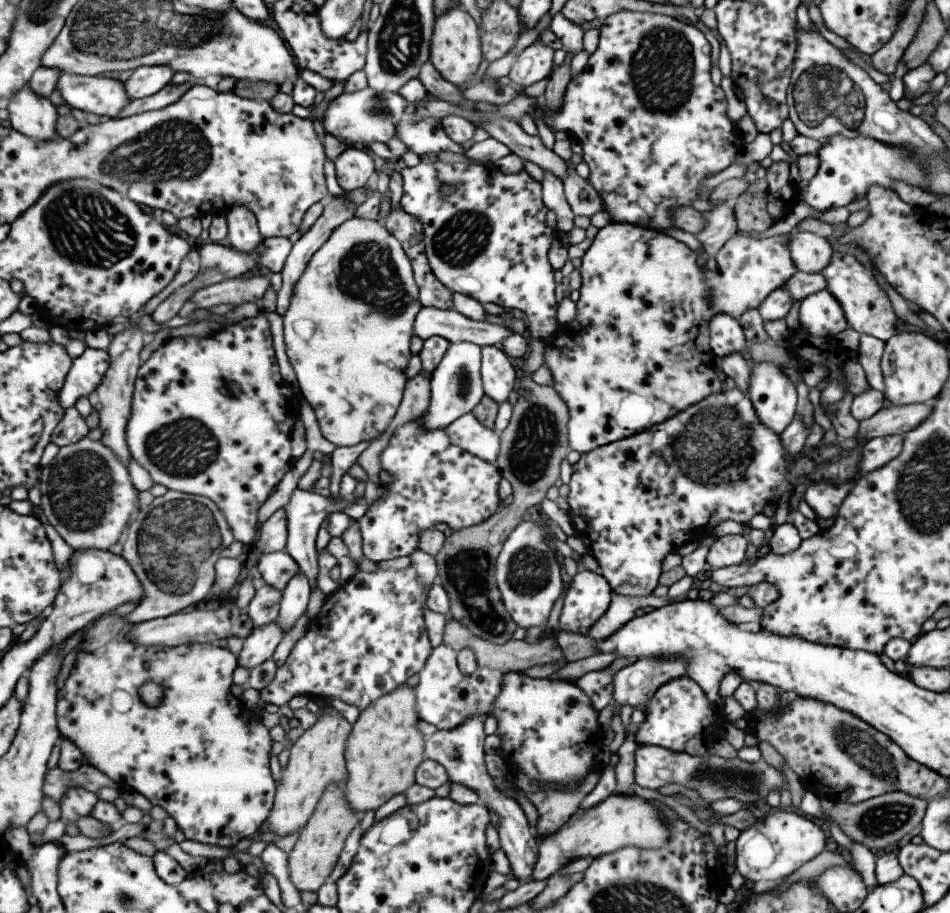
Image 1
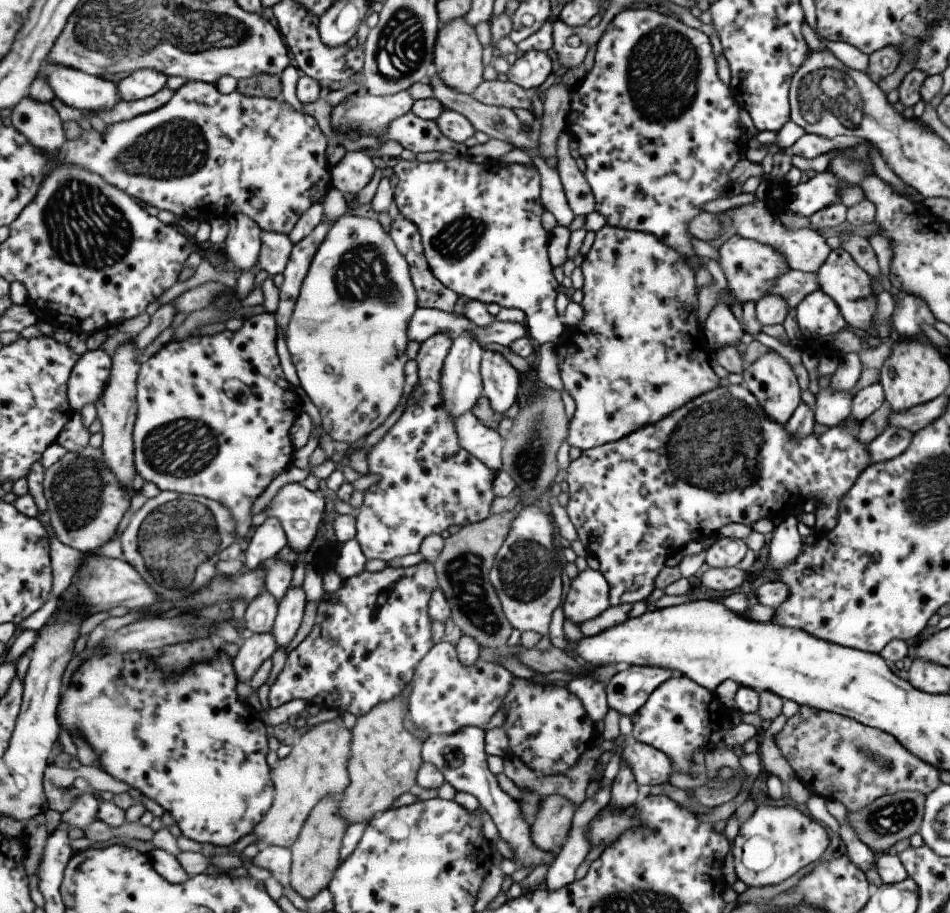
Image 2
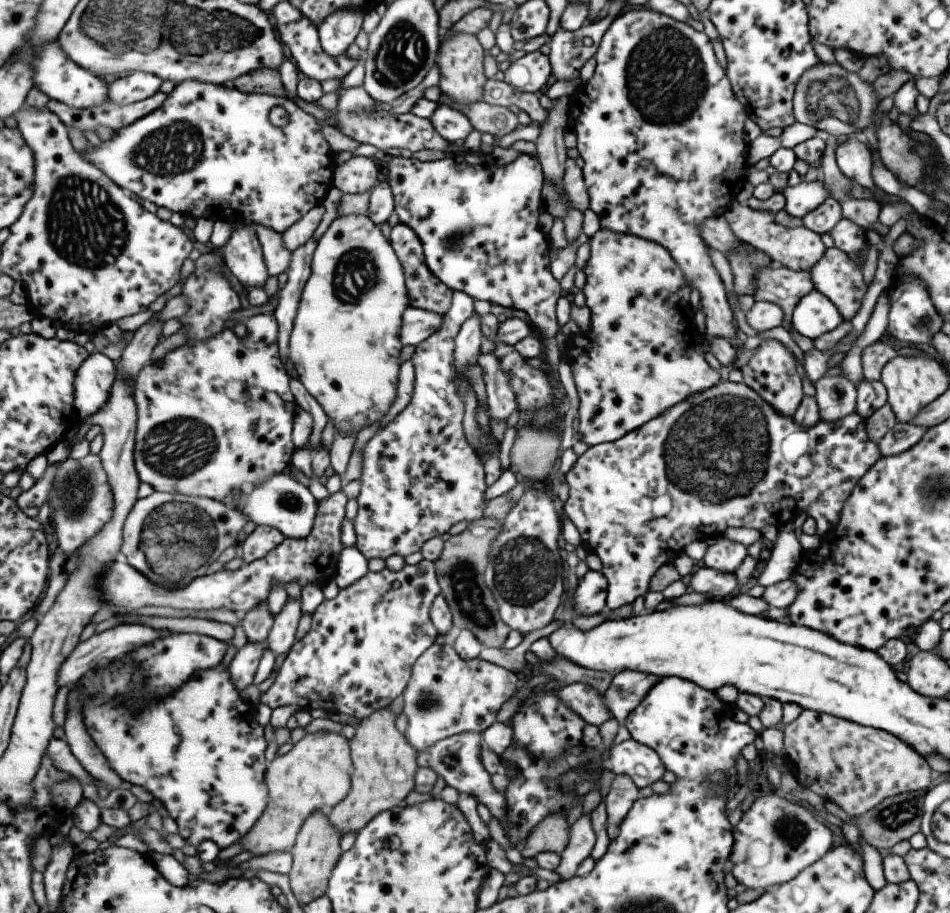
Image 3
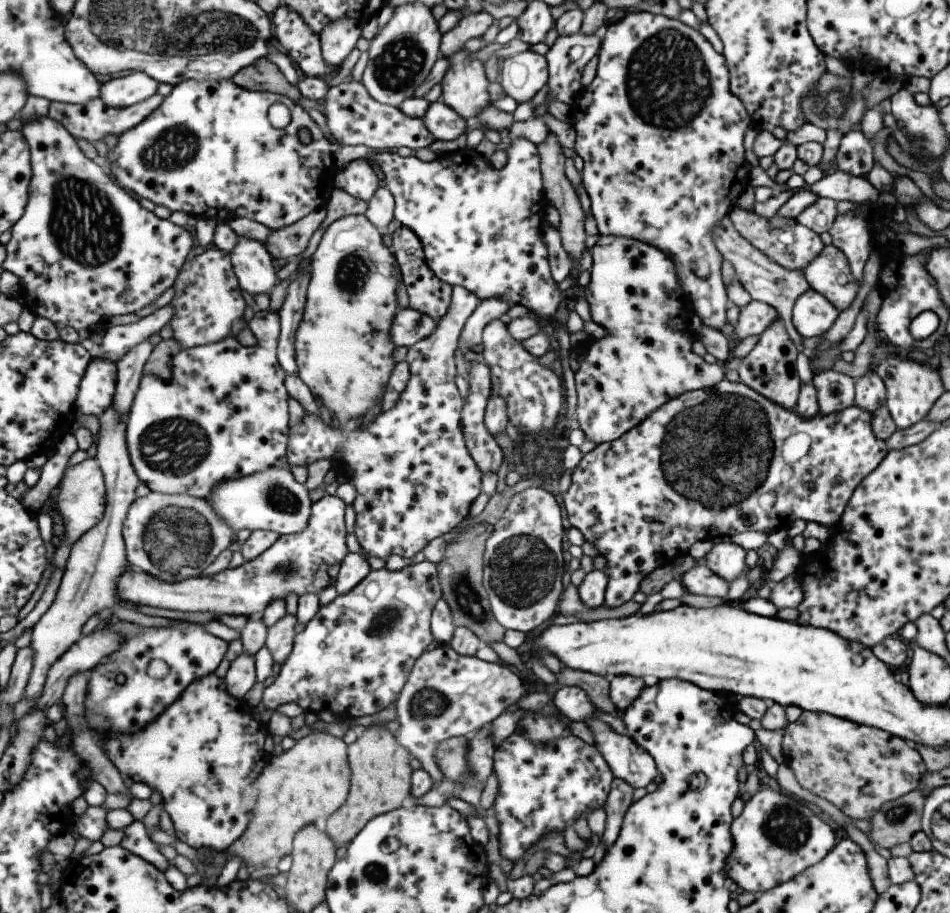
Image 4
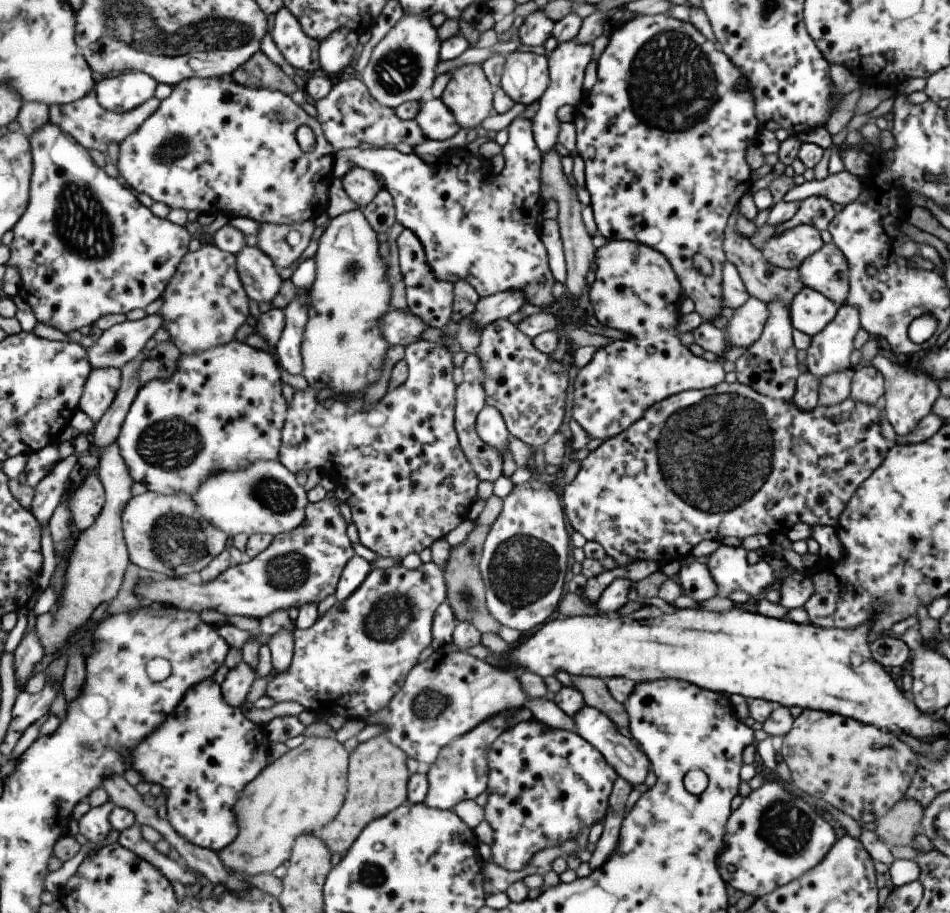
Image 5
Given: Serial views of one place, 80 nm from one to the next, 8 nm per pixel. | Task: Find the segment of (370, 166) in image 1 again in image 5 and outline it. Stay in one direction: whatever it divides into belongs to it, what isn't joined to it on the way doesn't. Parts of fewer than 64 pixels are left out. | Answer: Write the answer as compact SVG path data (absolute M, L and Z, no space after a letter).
M353 167L342 179L347 194L364 209L382 190L374 172L363 167Z

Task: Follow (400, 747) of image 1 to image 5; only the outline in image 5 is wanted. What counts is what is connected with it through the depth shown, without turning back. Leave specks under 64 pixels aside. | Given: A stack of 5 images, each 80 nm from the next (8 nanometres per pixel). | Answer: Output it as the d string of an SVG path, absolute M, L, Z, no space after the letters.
M384 733L359 743L350 752L350 776L346 804L337 817L321 831L321 838L330 847L332 853L349 852L370 822L386 817L399 808L405 800L405 784L408 784L409 772L405 768L405 752L391 742Z

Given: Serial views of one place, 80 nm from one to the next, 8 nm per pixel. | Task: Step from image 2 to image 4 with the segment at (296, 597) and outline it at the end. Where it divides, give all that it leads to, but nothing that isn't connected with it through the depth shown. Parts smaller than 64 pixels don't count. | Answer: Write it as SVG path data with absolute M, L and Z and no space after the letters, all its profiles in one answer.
M287 613L276 625L268 628L266 645L273 653L276 662L279 662L281 666L293 652L297 621L296 614Z

